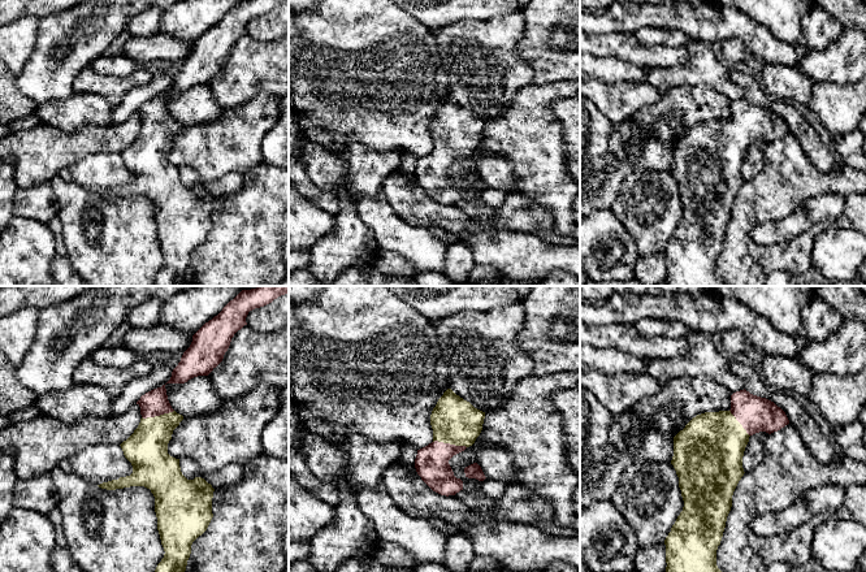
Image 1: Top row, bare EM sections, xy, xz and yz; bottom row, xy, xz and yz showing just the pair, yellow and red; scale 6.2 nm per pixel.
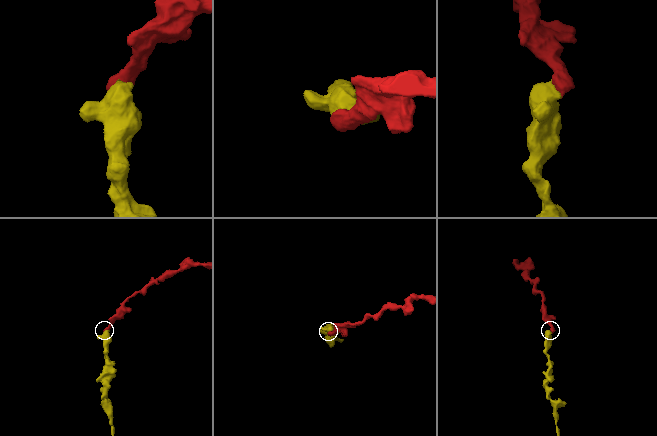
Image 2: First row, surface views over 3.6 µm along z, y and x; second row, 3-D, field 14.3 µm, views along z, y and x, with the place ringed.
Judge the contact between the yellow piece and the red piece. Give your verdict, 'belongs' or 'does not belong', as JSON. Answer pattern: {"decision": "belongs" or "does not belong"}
{"decision": "belongs"}

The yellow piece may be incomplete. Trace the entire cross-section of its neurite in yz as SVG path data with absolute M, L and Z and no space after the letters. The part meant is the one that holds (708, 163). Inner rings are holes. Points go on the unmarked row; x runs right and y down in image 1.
M740 99L731 104L731 118L693 126L674 146L674 174L684 216L664 248L668 286L724 286L716 274L716 259L732 216L733 200L744 185L742 165L749 146L780 139L789 133L774 110Z

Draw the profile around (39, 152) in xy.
M135 112L120 125L88 125L73 134L43 122L34 127L13 129L0 139L0 161L14 159L17 187L44 185L87 155L121 153L134 142L140 127L140 116Z

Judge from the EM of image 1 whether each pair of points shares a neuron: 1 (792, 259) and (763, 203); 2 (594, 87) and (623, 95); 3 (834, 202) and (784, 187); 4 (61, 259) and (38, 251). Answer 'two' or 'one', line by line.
1: two
2: one
3: two
4: two

